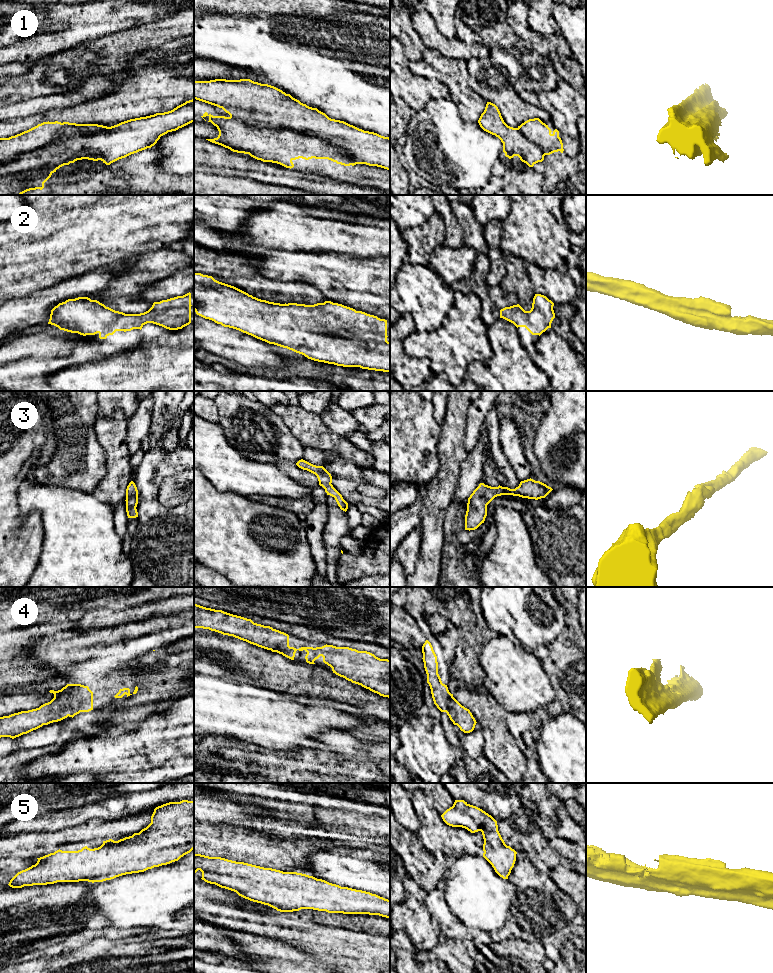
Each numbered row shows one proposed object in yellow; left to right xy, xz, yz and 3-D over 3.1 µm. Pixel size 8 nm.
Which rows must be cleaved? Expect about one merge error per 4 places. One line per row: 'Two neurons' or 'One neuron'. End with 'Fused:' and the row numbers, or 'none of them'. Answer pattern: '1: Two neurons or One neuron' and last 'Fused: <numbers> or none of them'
1: Two neurons
2: One neuron
3: One neuron
4: One neuron
5: One neuron
Fused: 1

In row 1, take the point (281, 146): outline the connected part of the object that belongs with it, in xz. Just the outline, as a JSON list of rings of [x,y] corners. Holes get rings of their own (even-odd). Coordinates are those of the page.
[[[207,112],[201,117],[204,119],[206,116],[219,131],[217,138],[206,140],[263,162],[277,163],[290,169],[294,167],[292,161],[299,158],[328,159],[344,166],[357,164],[346,153],[317,137],[287,129],[258,128],[232,117],[213,116]]]

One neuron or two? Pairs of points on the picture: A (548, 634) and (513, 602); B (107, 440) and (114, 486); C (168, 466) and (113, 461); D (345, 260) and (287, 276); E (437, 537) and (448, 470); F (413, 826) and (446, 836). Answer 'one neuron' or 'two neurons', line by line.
A: one neuron
B: one neuron
C: two neurons
D: one neuron
E: one neuron
F: two neurons

